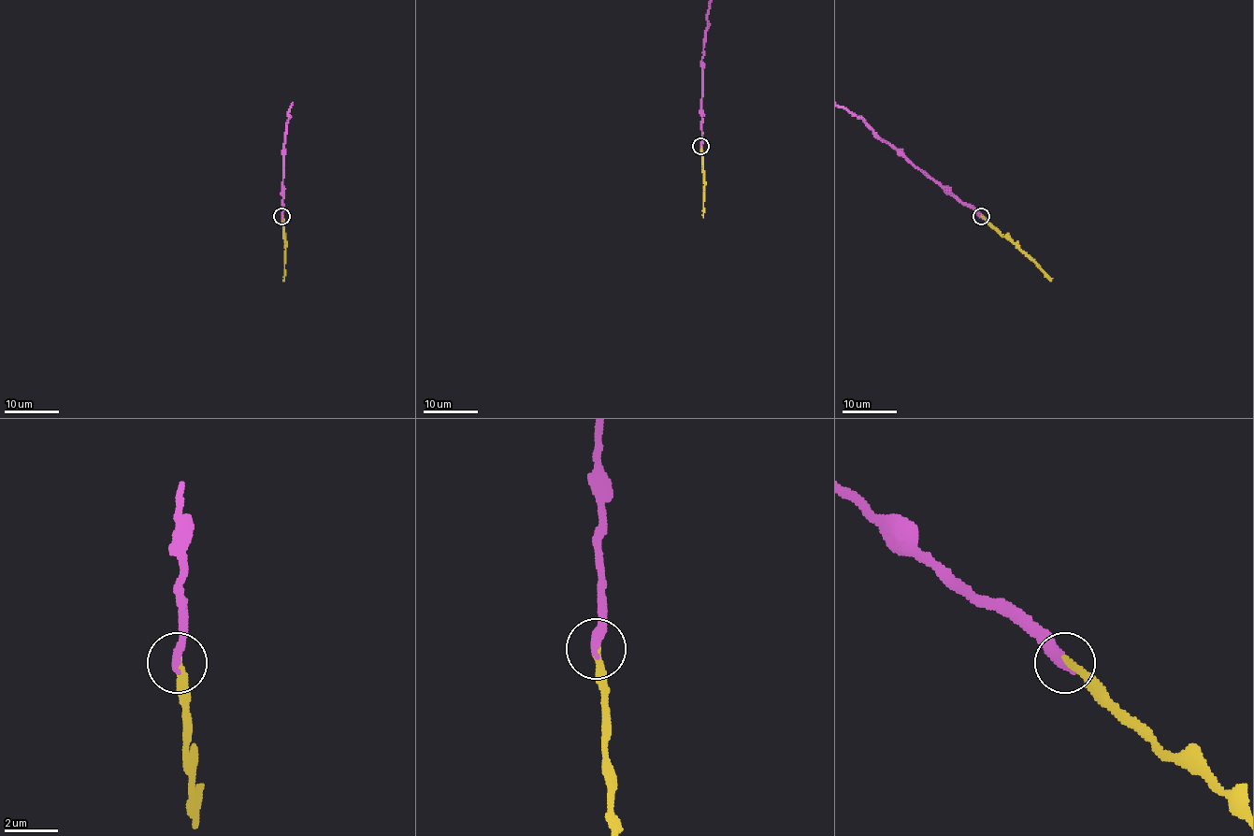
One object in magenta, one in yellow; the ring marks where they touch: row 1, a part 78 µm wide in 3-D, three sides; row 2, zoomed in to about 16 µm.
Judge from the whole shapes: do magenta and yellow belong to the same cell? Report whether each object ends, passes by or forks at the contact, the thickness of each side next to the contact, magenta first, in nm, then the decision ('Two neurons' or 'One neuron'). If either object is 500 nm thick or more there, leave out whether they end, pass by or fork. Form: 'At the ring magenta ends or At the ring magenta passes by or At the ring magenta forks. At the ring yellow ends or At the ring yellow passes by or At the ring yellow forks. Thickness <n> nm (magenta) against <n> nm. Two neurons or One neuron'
At the ring magenta ends. At the ring yellow ends. Thickness 360 nm (magenta) against 280 nm. One neuron

